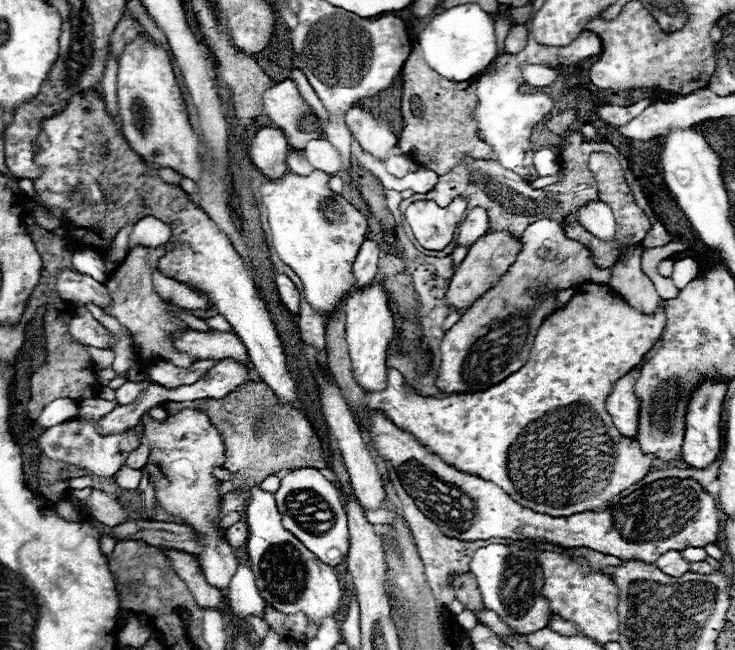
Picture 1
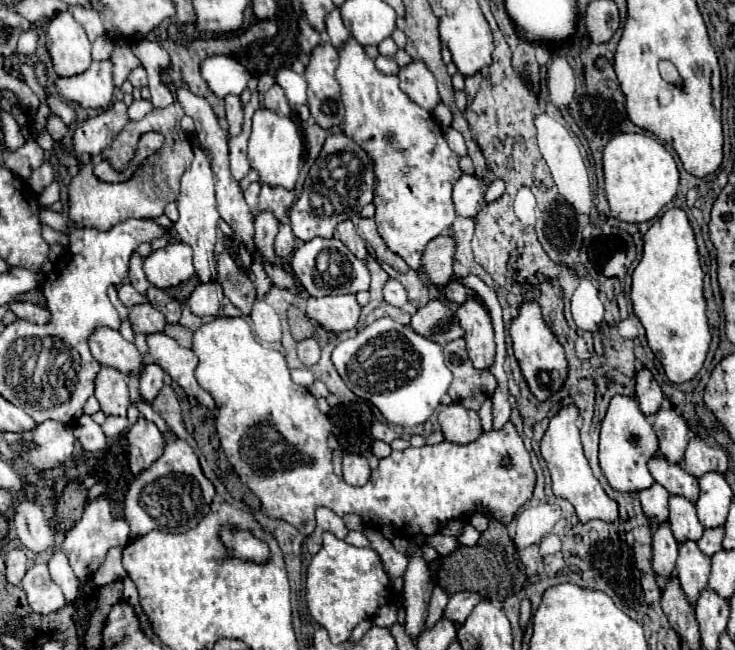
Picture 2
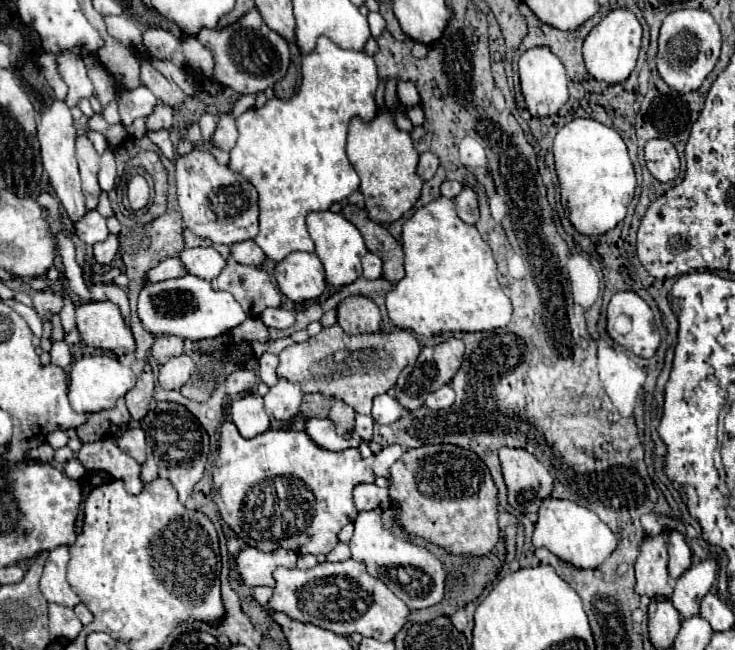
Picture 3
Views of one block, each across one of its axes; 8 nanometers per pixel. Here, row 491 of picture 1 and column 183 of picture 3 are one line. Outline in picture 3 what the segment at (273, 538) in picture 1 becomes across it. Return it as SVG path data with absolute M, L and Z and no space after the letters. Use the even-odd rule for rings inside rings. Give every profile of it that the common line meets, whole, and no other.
M186 248L182 250L180 260L184 262L190 274L204 278L204 280L216 278L226 266L226 260L214 248Z

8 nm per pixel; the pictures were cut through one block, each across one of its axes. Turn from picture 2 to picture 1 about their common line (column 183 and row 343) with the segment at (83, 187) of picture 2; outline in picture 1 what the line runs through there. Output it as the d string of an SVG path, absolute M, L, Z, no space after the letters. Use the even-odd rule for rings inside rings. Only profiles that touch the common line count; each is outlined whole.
M162 244L158 248L140 248L138 252L132 252L126 256L126 260L110 274L110 280L104 284L110 298L112 298L112 310L110 314L116 316L116 320L130 332L130 336L136 340L134 344L140 348L140 356L146 360L146 364L156 364L160 360L164 362L172 362L176 366L182 368L190 368L194 364L192 358L188 358L186 354L180 354L174 348L172 342L172 334L174 332L182 332L182 328L188 330L188 326L182 326L182 320L178 320L178 316L172 316L174 310L178 312L188 312L200 320L210 320L218 314L216 302L208 300L208 308L206 310L186 310L186 308L178 308L172 302L166 302L158 296L158 292L154 292L152 288L152 274L158 272L158 258L162 258L166 254L166 246Z

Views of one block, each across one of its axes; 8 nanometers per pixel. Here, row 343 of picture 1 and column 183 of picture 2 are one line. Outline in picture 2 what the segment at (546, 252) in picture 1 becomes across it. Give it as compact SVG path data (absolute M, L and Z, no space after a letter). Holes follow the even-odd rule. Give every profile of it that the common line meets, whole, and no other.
M168 434L164 454L128 488L124 500L124 518L130 524L130 540L136 540L152 530L182 534L196 528L198 522L210 512L214 494L214 484L204 476L196 452L174 434Z

